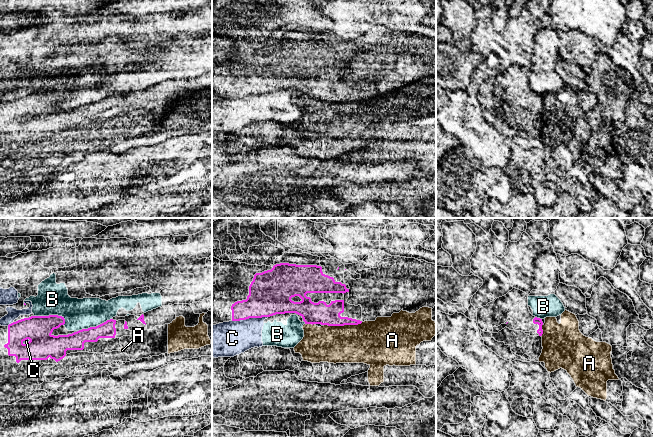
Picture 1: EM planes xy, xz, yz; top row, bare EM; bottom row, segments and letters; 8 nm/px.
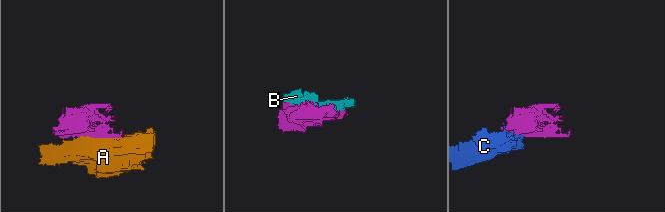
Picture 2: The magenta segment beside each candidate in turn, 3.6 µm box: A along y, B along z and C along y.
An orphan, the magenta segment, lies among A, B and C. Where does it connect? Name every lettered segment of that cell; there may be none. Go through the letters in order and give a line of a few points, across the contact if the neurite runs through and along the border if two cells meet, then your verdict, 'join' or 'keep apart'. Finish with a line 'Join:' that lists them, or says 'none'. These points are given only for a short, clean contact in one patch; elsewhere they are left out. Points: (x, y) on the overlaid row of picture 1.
A: keep apart
B: keep apart
C: keep apart
Join: none

